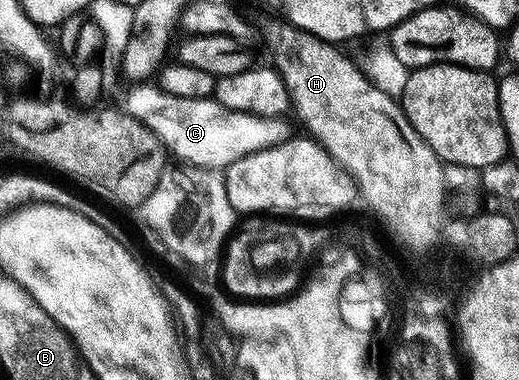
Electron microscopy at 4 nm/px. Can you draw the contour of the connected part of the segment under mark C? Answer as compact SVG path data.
M137 82L125 92L123 111L138 120L148 132L161 141L166 153L178 156L178 161L195 168L224 170L239 158L267 150L290 139L291 132L281 118L251 116L218 104L216 99L192 100L164 92L156 83Z

